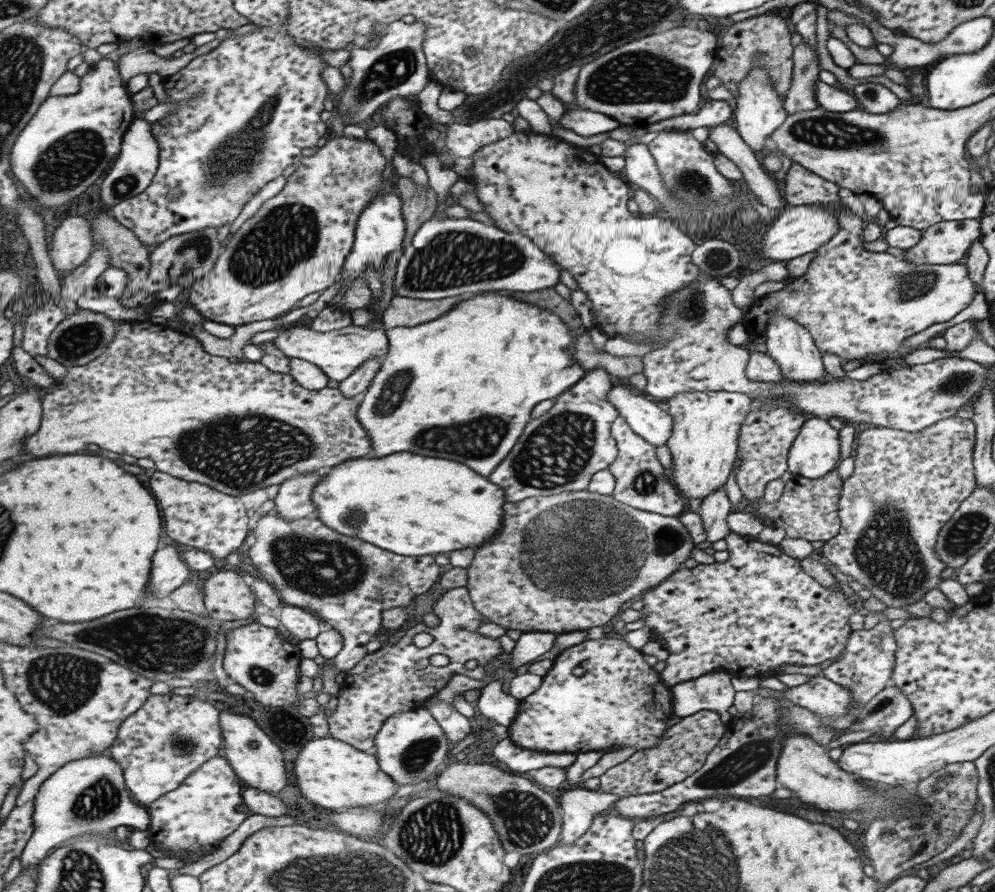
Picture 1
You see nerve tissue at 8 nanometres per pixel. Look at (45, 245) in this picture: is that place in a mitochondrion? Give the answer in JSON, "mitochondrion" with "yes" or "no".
{"mitochondrion":"no"}

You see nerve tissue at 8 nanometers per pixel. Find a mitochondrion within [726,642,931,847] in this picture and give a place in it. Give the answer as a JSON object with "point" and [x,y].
{"point":[880,706]}

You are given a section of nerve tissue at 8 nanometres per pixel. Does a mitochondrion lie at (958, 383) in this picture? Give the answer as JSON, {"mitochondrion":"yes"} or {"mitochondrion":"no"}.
{"mitochondrion":"yes"}

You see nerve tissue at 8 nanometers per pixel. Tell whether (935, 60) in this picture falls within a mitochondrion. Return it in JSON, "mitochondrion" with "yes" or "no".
{"mitochondrion":"no"}

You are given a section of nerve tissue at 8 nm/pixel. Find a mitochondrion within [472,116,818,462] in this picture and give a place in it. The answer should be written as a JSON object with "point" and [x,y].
{"point":[690,185]}

